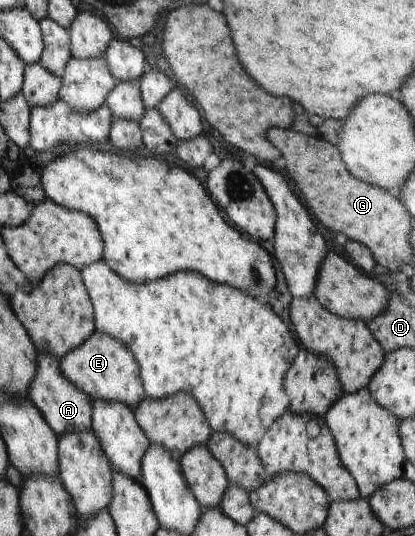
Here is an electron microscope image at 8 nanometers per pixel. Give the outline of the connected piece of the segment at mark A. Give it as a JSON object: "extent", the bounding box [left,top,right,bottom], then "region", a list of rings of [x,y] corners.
{"extent":[28,353,93,436],"region":[[[52,353],[38,355],[38,373],[34,377],[34,383],[30,385],[28,399],[41,411],[42,417],[49,423],[50,429],[58,436],[74,431],[92,431],[90,415],[93,415],[92,401],[81,389],[72,385],[61,370],[61,359],[54,357]]]}

